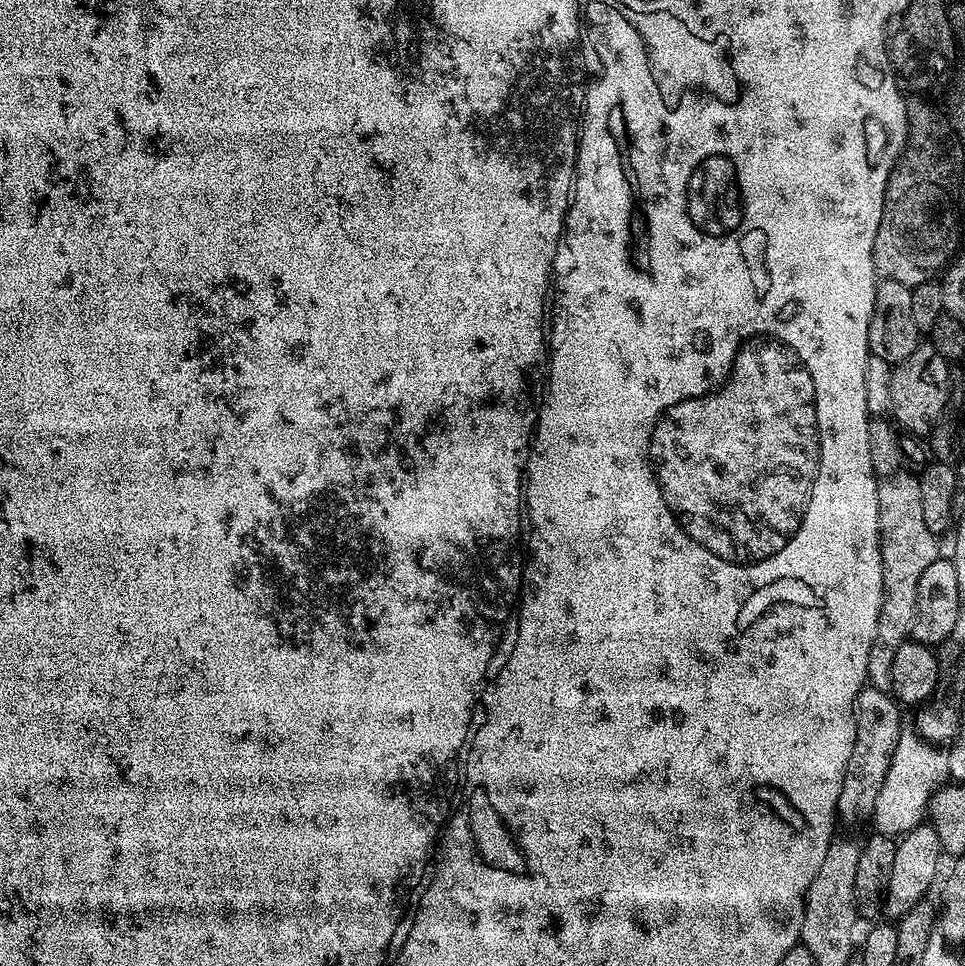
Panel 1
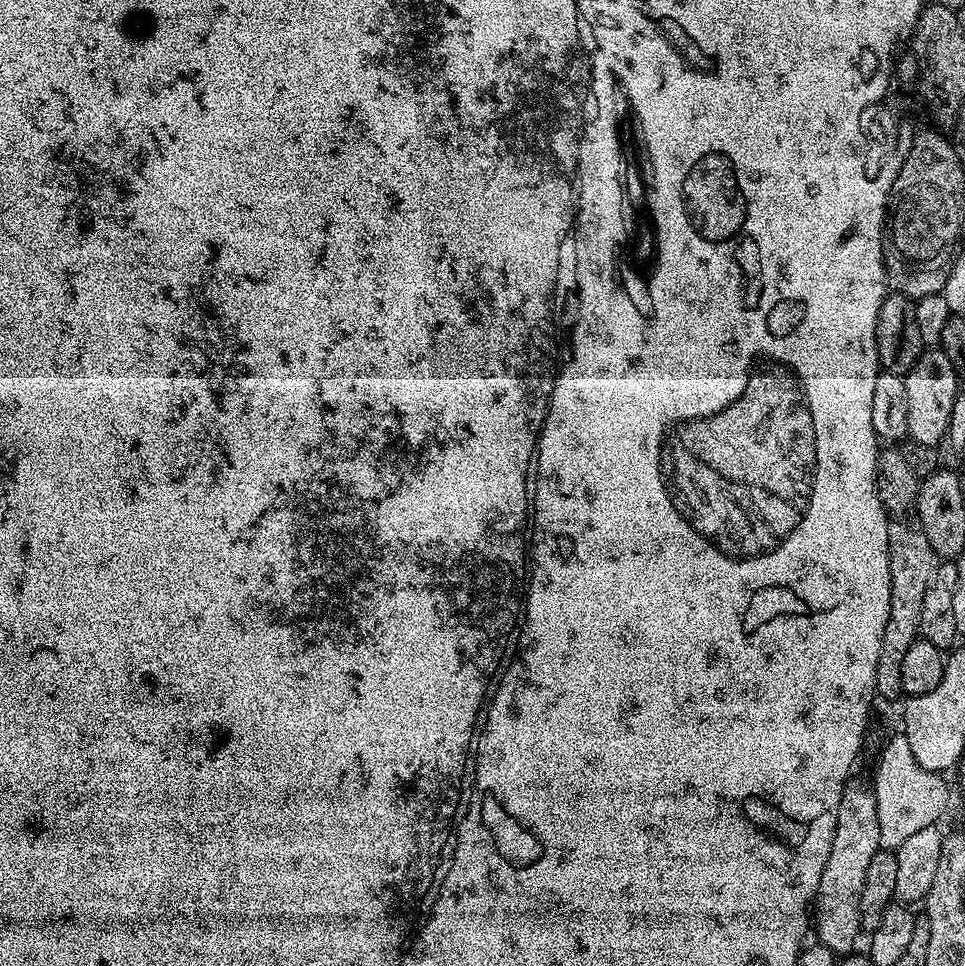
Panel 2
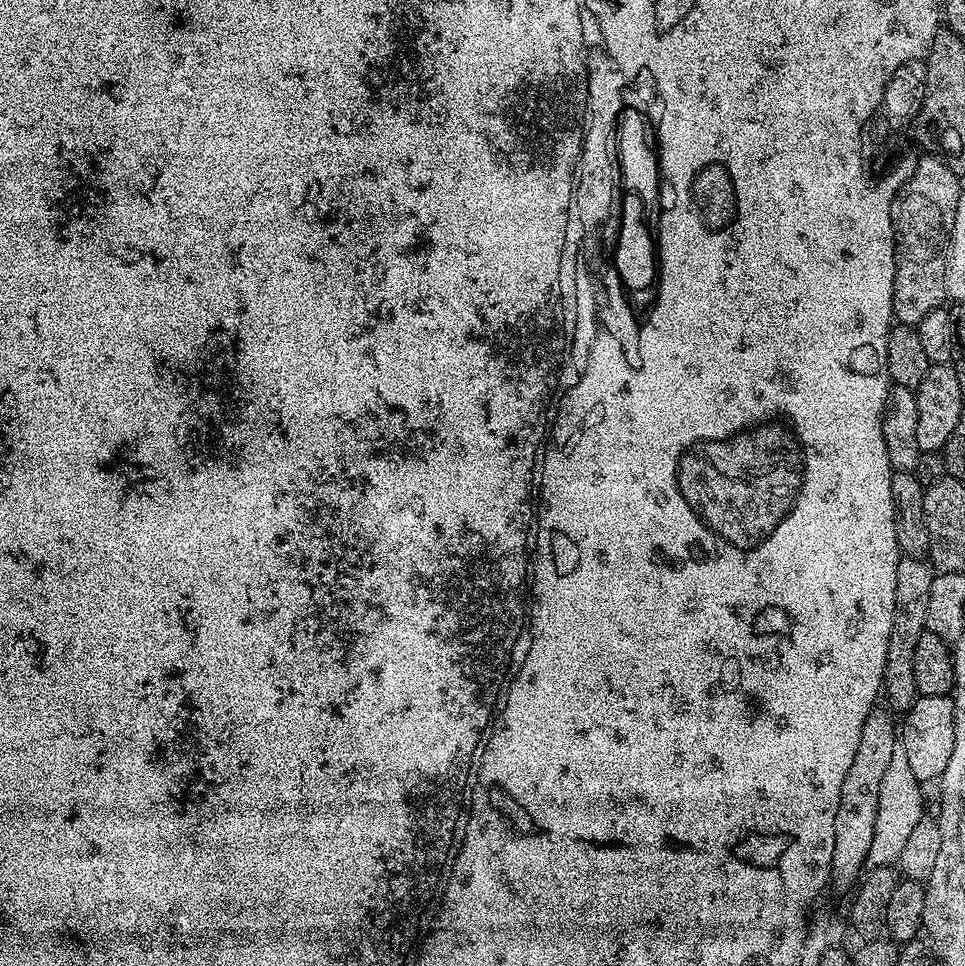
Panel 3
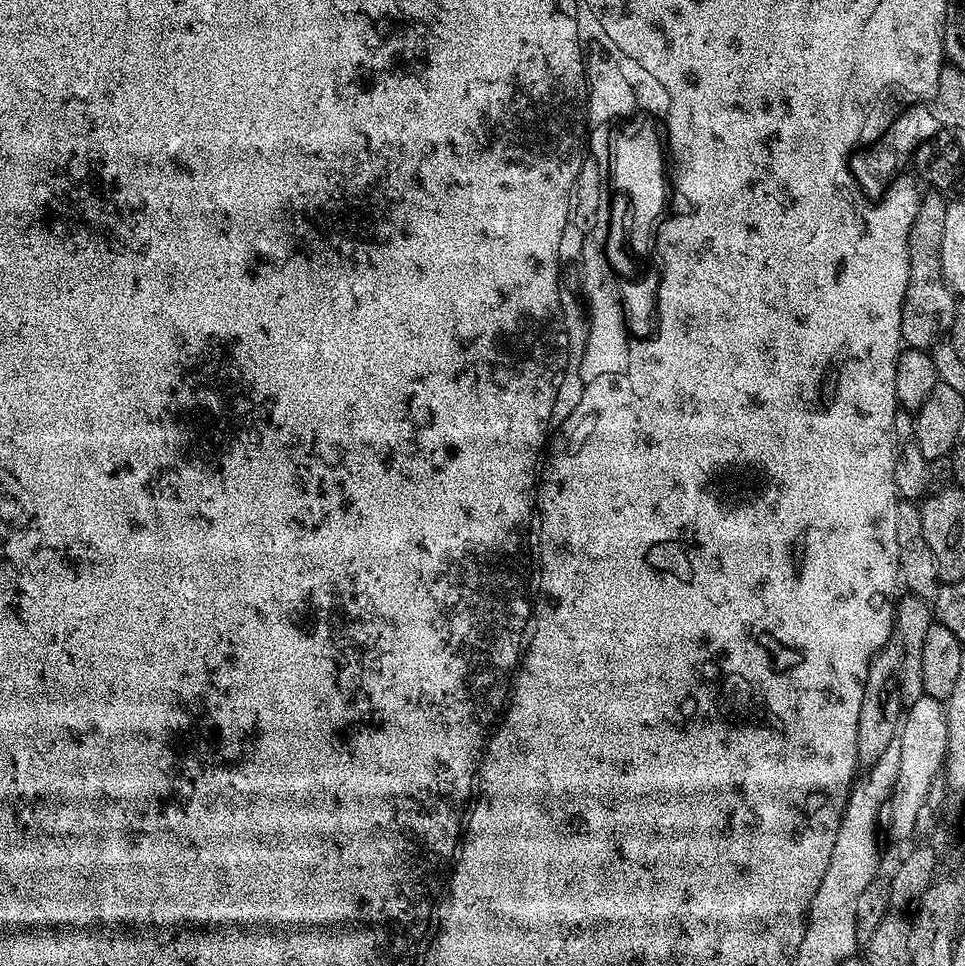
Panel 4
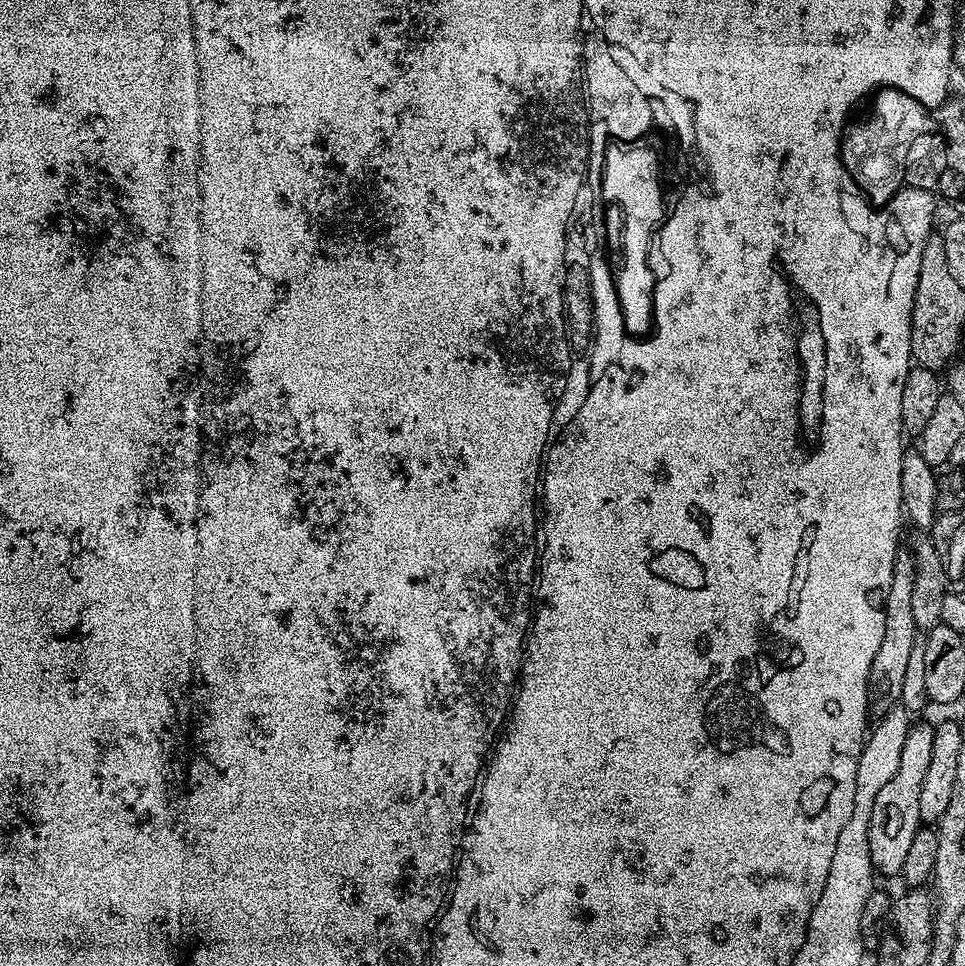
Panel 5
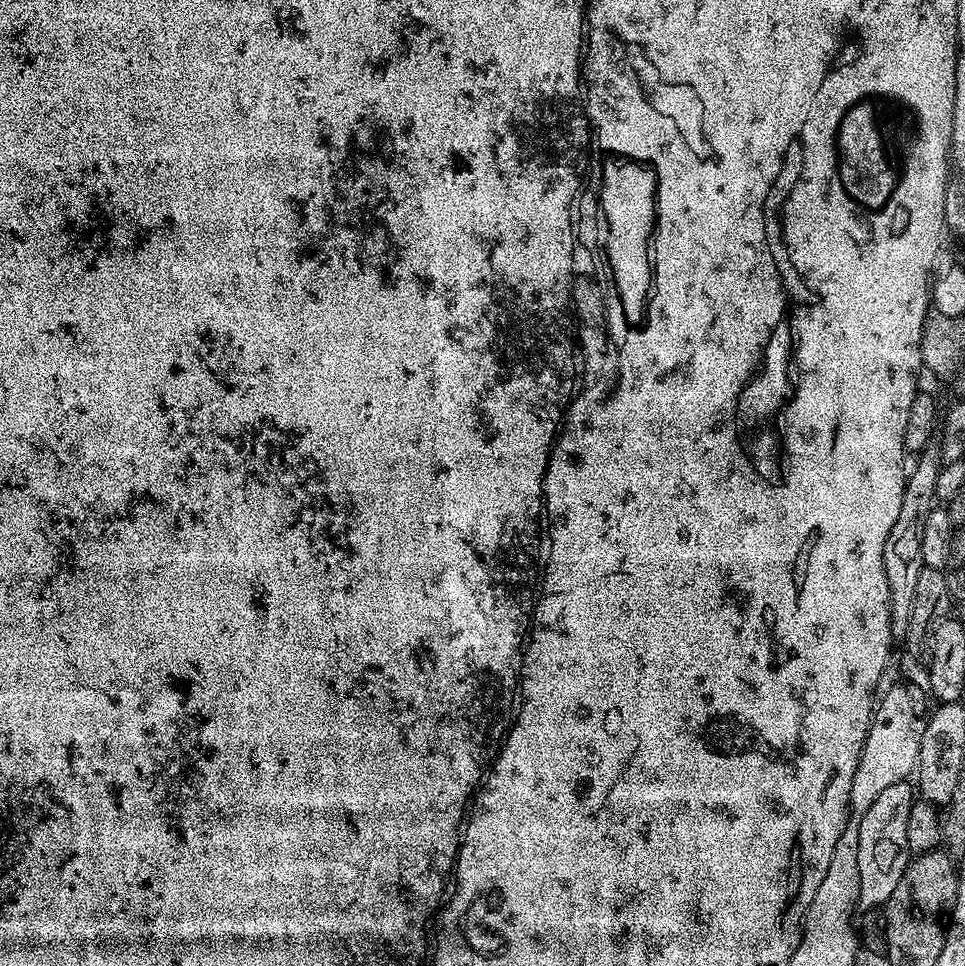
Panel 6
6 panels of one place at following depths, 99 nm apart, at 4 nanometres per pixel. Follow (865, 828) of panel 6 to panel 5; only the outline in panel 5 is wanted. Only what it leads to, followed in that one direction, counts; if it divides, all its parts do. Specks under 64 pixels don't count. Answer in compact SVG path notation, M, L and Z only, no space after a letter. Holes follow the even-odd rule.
M913 723L906 734L906 746L902 746L902 759L898 762L898 774L878 790L878 798L874 798L874 810L870 814L870 822L866 825L866 842L870 846L870 858L873 869L884 876L896 876L902 870L902 862L906 862L906 854L910 850L910 842L914 842L916 829L921 827L918 797L922 795L922 778L926 778L926 770L930 770L930 754L934 752L934 727L929 724Z

